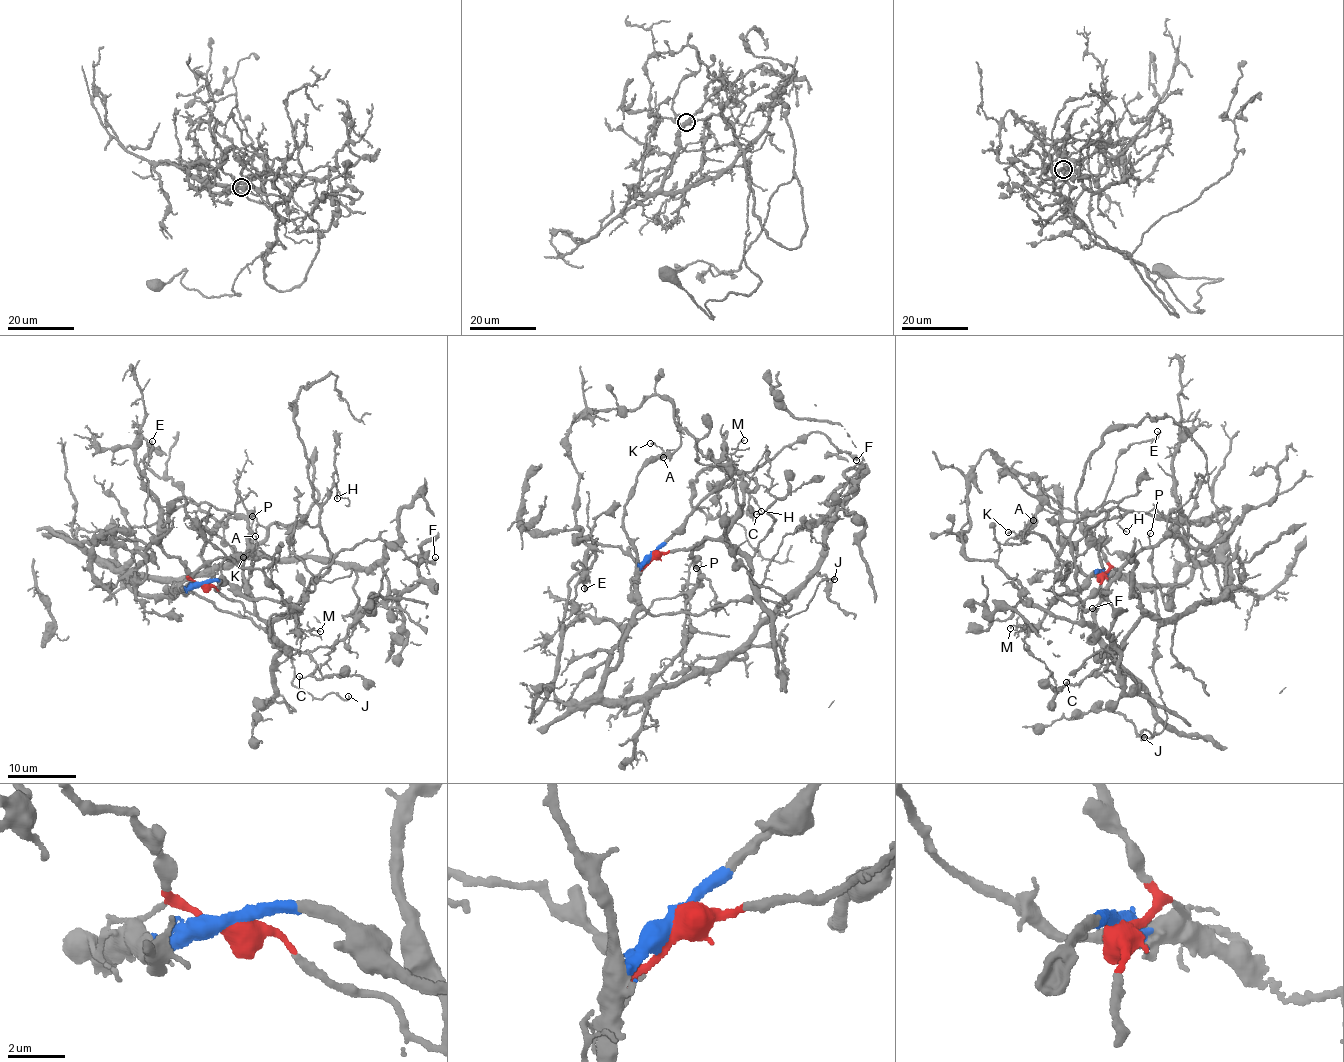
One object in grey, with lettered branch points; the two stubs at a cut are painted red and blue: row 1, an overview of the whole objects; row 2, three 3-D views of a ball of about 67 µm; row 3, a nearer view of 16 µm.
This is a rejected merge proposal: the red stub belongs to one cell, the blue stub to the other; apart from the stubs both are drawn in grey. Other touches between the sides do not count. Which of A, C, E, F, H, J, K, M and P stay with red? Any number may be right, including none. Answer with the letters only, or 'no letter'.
C, E, F, H, P

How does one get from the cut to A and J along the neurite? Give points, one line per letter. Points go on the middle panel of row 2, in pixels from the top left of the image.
A: (651, 555), (638, 563), (637, 548), (622, 519), (639, 471), (674, 452), (672, 449), (664, 458)
J: (651, 555), (637, 593), (656, 616), (753, 598), (775, 602), (788, 616), (808, 608), (819, 584), (834, 579)

